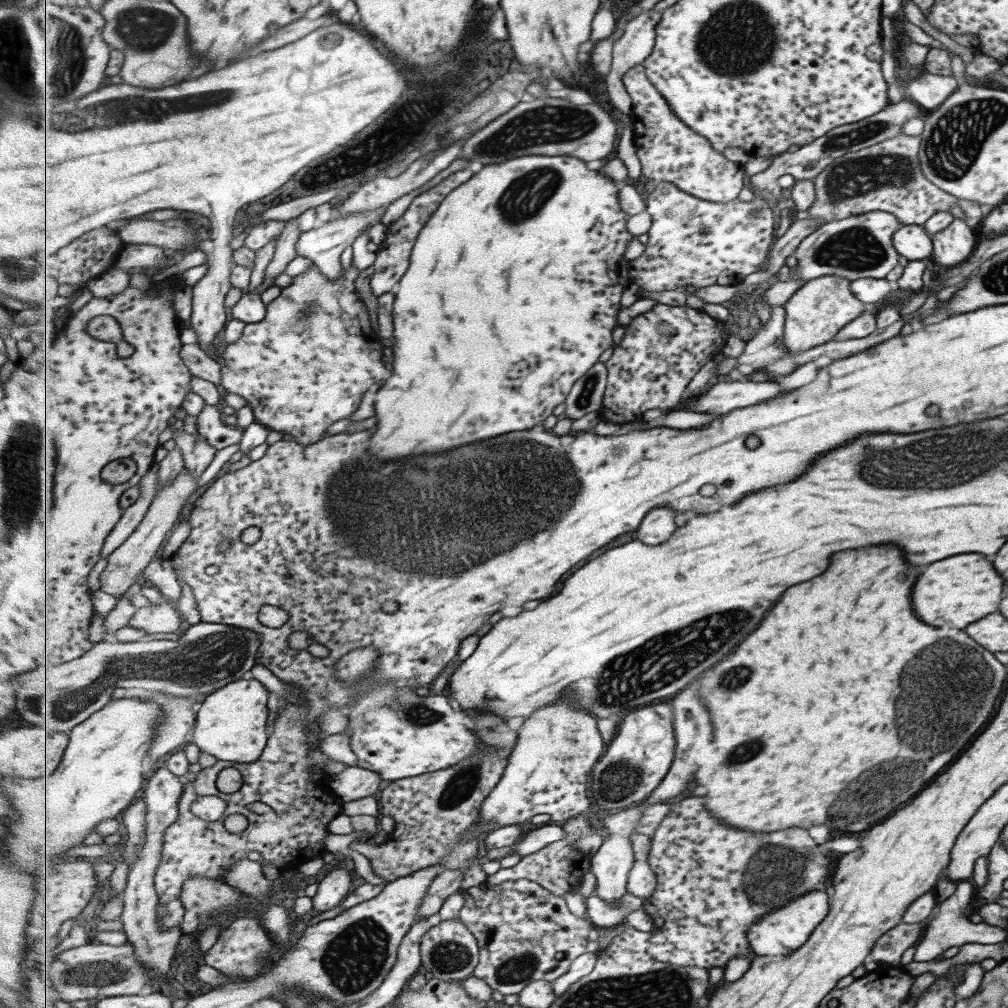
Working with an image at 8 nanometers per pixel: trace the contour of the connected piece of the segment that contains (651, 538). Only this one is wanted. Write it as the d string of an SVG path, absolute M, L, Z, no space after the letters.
M665 506L651 510L637 530L637 539L643 540L643 542L651 544L651 546L667 542L673 536L673 532L677 530L675 516L677 514L671 507L667 508Z

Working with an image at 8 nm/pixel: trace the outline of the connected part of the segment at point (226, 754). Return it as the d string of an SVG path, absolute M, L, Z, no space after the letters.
M249 677L232 682L222 689L216 690L201 699L202 706L197 714L194 744L207 754L216 756L220 761L230 763L249 763L259 760L266 749L269 734L267 734L267 722L269 722L269 690L257 679Z

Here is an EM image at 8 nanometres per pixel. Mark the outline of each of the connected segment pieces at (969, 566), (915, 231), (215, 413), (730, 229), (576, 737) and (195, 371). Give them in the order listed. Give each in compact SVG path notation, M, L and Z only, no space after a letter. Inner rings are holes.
M955 554L939 562L929 564L919 582L915 582L911 592L911 606L921 622L931 626L955 626L965 628L967 624L983 618L997 610L1003 592L1003 578L995 572L991 562L983 554Z
M900 225L891 235L896 253L908 261L929 261L932 254L932 240L922 226Z
M204 405L198 417L198 430L217 449L240 444L244 429L223 424L223 414L215 405Z
M662 181L650 192L646 203L646 211L653 217L653 226L645 250L637 259L631 260L634 266L631 278L642 290L649 292L675 290L687 285L701 288L741 284L750 274L766 269L770 252L779 239L781 214L775 214L776 204L768 191L761 192L760 196L748 202L737 199L731 202L709 202L681 190L676 184ZM757 209L759 213L755 217L751 212Z
M563 700L555 706L543 708L537 714L533 714L525 726L519 729L519 738L510 754L509 764L502 780L491 791L490 797L483 803L481 825L493 825L497 829L527 822L537 815L551 814L553 821L573 820L573 816L581 815L591 806L589 802L589 774L594 770L595 762L601 760L605 754L605 741L603 740L597 718L583 712L573 710L569 700Z
M199 343L183 346L181 356L194 376L209 380L215 385L221 385L223 378L221 363L216 361L214 356L203 351Z

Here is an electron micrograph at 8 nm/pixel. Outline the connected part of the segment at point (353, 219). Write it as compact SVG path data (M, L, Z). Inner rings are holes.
M384 206L373 212L360 212L351 216L337 217L320 225L316 224L313 229L305 231L299 237L296 244L298 256L304 256L312 260L320 268L320 271L331 280L338 279L344 271L343 266L341 266L341 254L343 254L343 250L352 246L356 238L369 230L373 225L380 223L382 214L385 214L386 207Z

